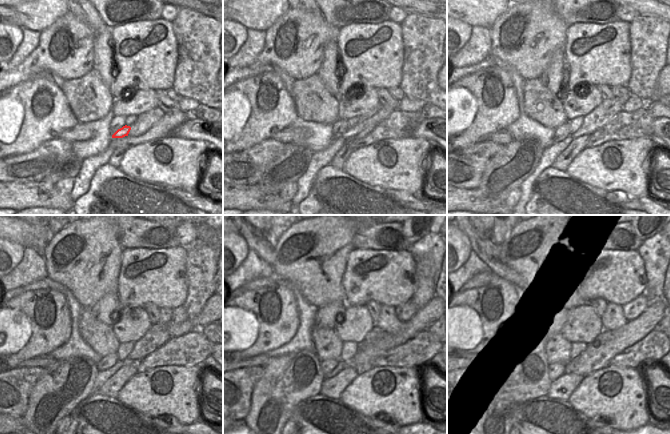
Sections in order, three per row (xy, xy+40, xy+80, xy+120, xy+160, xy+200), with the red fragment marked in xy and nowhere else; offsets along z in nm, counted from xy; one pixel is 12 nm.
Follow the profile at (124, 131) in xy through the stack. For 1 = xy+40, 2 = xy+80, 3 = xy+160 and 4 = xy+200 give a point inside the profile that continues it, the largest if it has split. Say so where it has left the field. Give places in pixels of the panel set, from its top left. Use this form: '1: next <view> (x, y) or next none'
1: next xy+40 (371, 120)
2: next xy+80 (604, 113)
3: next xy+160 (405, 312)
4: next xy+200 (633, 309)

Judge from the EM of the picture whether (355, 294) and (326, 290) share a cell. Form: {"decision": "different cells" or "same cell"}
{"decision": "different cells"}

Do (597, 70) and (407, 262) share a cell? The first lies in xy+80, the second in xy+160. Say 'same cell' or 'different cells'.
same cell

